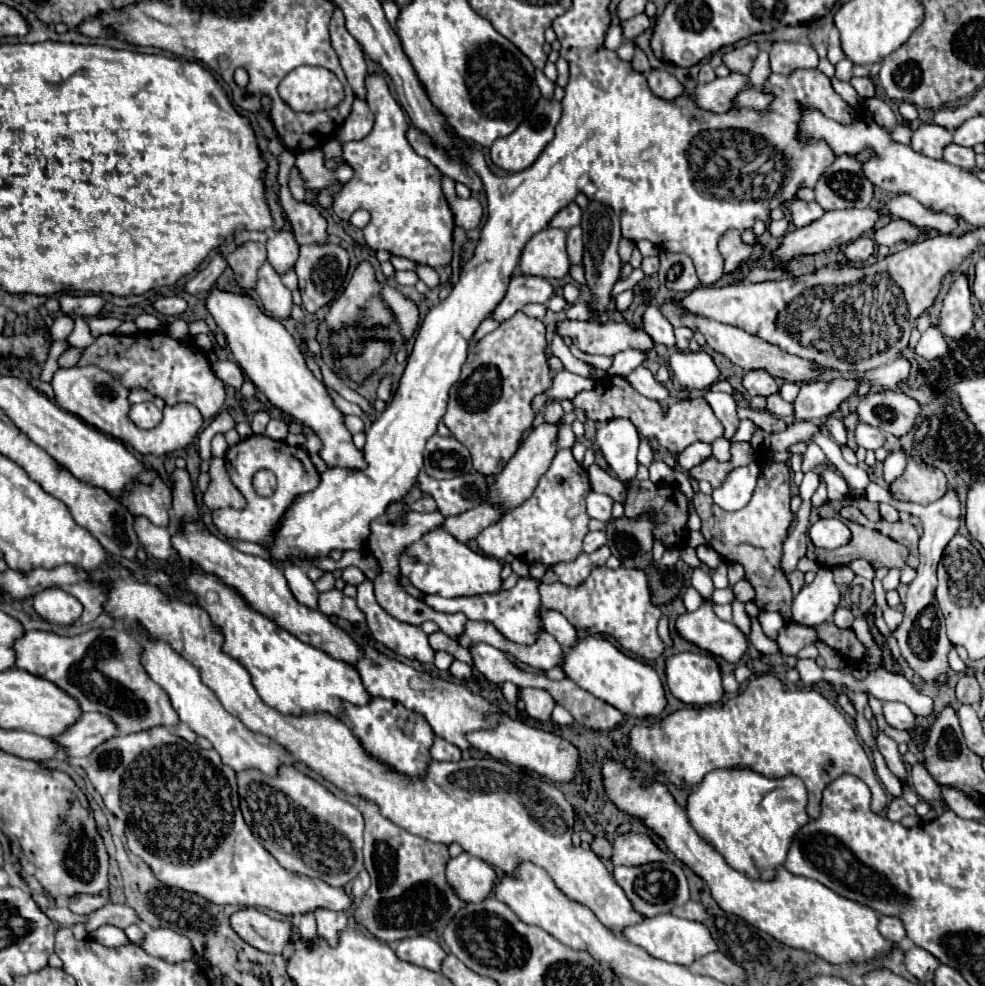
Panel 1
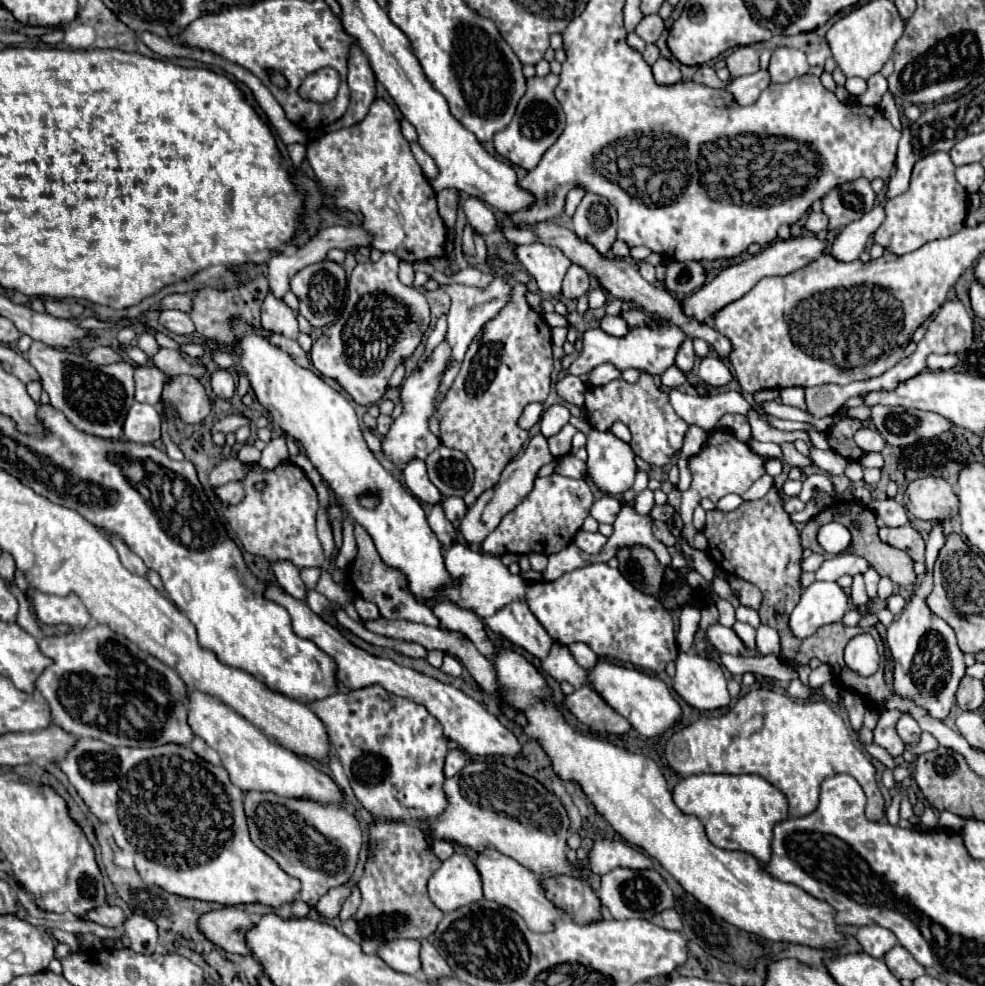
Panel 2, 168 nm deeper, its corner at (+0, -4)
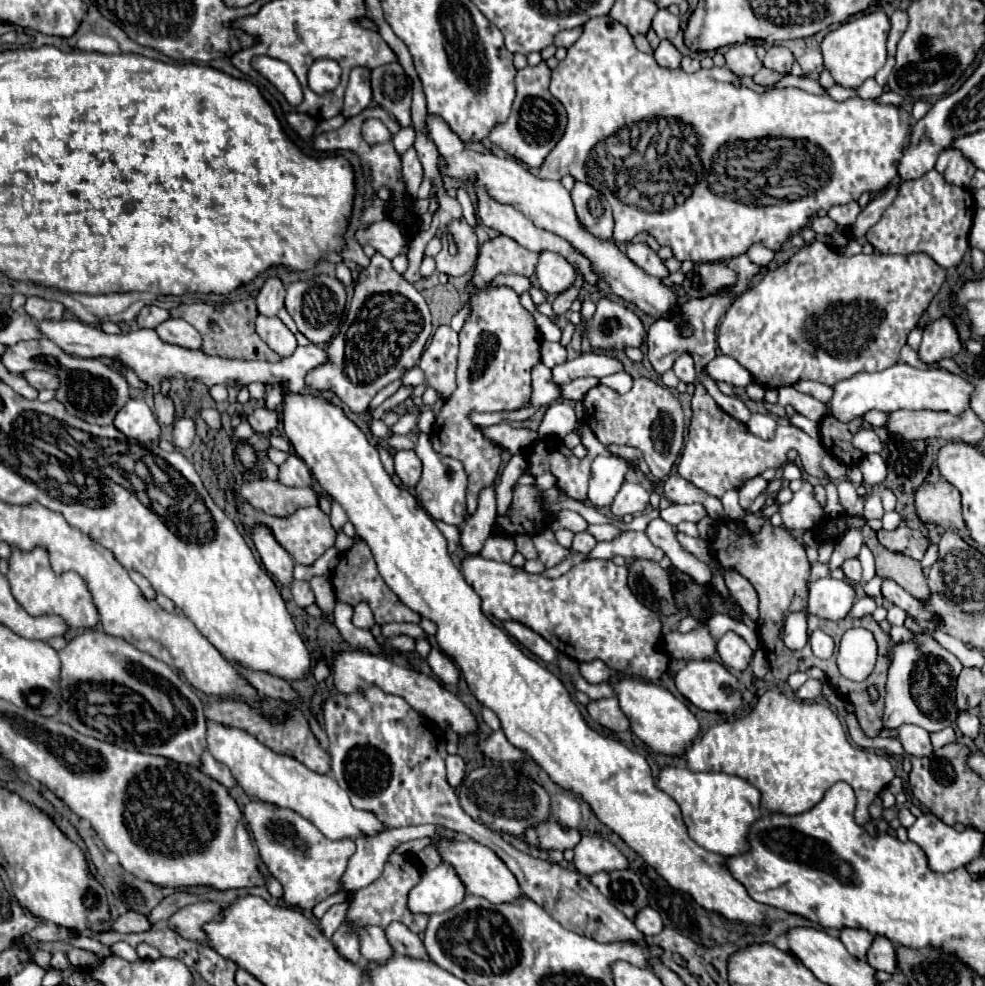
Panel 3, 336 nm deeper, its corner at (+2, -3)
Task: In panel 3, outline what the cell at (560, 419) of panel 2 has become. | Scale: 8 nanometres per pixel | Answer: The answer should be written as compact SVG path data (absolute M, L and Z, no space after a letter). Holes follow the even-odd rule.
M553 402L539 426L539 438L565 438L569 432L577 428L577 416L569 402Z

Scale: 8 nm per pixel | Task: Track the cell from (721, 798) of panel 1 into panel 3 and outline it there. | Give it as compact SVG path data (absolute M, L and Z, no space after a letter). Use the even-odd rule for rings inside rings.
M665 766L659 772L657 788L679 804L691 840L721 856L741 854L741 850L745 850L745 830L749 830L749 822L755 822L763 814L759 790L747 780L725 772L691 772L685 766Z

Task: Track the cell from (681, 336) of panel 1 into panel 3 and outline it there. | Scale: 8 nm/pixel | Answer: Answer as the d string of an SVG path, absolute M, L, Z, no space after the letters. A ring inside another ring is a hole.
M683 354L681 358L677 358L677 362L673 364L673 372L685 384L691 384L691 382L697 380L697 374L695 374L695 368L693 368L693 358L689 354Z

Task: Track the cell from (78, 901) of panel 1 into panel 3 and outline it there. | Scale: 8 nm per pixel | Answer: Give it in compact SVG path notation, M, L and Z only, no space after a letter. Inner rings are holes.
M127 912L113 922L113 930L117 930L117 932L147 932L147 930L151 930L151 922L143 914Z

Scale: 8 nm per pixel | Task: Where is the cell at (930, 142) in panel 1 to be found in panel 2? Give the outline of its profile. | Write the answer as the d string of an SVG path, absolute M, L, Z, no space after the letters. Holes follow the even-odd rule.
M935 151L921 157L913 167L909 189L885 203L887 217L873 235L875 243L883 245L895 255L905 255L929 241L961 231L967 215L967 191L959 187L953 171L955 165L947 151Z

